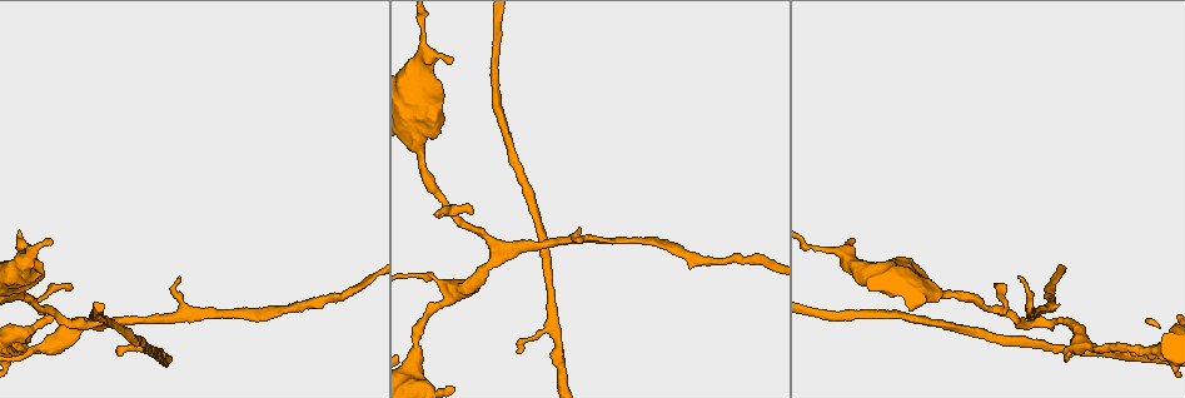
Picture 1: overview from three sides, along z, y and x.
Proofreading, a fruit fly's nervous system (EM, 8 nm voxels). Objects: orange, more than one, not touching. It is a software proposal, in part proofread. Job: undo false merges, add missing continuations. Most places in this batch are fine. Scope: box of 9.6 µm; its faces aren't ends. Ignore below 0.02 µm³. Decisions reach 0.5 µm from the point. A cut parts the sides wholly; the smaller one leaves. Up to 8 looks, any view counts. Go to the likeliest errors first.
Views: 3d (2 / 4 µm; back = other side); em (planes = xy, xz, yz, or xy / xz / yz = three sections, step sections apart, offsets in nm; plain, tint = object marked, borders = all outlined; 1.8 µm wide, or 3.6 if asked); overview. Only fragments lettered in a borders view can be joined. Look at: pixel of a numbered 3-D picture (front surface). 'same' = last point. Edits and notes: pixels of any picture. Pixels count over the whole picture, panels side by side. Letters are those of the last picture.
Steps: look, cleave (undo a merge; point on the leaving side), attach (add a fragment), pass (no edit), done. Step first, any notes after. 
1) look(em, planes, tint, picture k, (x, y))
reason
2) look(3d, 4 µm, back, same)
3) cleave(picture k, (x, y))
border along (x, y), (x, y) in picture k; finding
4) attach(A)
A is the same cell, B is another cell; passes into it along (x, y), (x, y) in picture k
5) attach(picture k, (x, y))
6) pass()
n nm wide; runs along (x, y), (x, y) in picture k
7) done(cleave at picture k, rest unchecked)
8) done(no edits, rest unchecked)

look(em, planes, borders, picture 1, (118, 351))
an open end

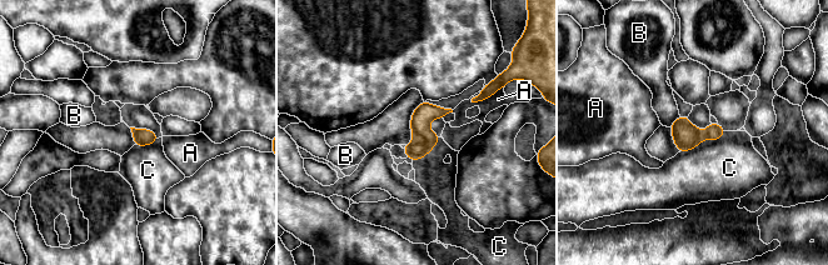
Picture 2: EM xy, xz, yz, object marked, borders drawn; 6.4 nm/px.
pass()
A, B and C are other cells; border along (726, 131), (681, 151) in picture 2; no lettered fragment goes on from it

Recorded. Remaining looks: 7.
look(3d, 4 µm, picture 1, (1018, 276))
thin end

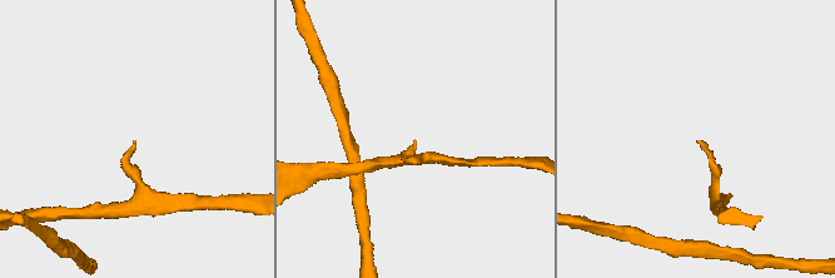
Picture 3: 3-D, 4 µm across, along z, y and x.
look(em, xz, step 16, borders, picture 3, (413, 141))

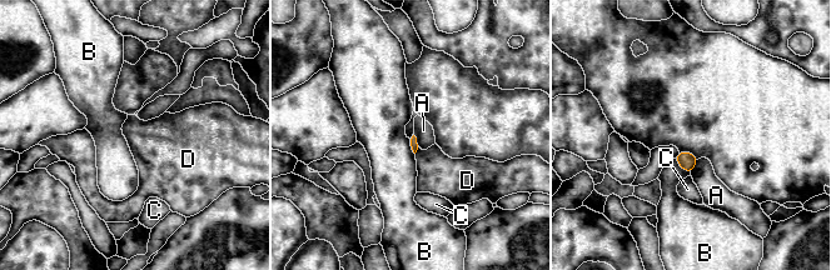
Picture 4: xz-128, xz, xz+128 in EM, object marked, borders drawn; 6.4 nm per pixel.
look(em, planes, borders, same)

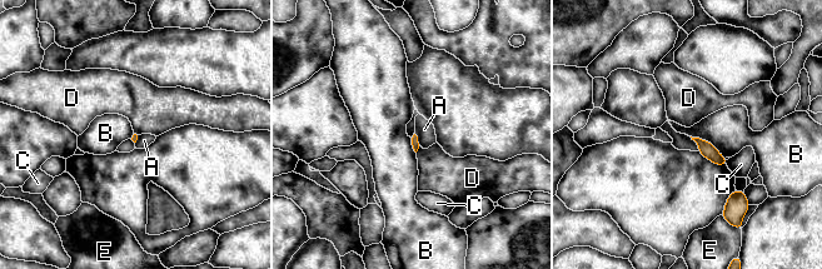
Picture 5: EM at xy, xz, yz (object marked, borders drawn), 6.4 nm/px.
pass()
A, B, C, D and E are other cells; border along (691, 135), (707, 140), (725, 158) in picture 5; none of them fits

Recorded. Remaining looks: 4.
look(em, yz, step 4, borders, picture 1, (69, 285))
thin end

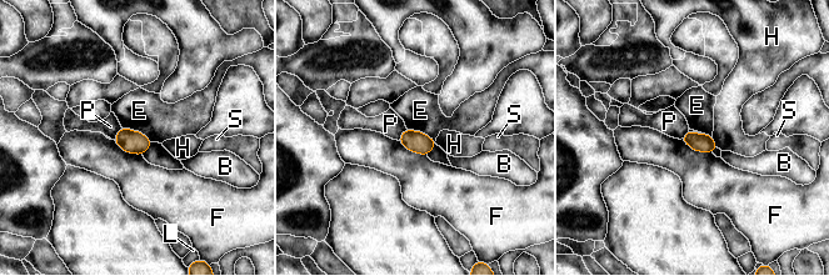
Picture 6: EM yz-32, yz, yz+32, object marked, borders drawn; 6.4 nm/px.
pass()
E touches over 220 nm; B, E, F, H, L, P and S are other cells; border along (121, 126), (138, 130), (151, 141) in picture 6; no lettered fragment goes on from it

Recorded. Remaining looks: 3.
look(em, 3.6 µm, yz, step 4, borders, picture 1, (434, 136))
branch stops here

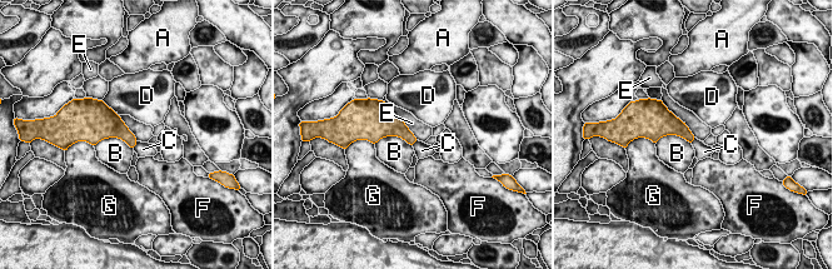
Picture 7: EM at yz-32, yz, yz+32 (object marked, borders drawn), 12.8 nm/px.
pass()
A, B, C, D, E, F and G are other cells; no lettered fragment goes on from it

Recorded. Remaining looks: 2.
done(no edits, rest unchecked)

